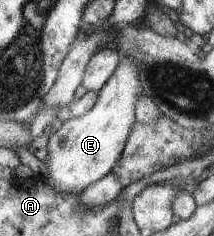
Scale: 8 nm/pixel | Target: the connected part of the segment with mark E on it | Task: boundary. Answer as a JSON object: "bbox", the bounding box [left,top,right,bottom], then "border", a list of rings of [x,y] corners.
{"bbox":[42,56,142,194],"border":[[[122,56],[122,62],[110,82],[99,90],[95,106],[81,117],[71,117],[49,137],[49,158],[44,163],[46,174],[42,179],[57,194],[82,194],[91,184],[110,175],[122,159],[131,128],[137,123],[137,103],[142,97],[142,82],[135,60]]]}

